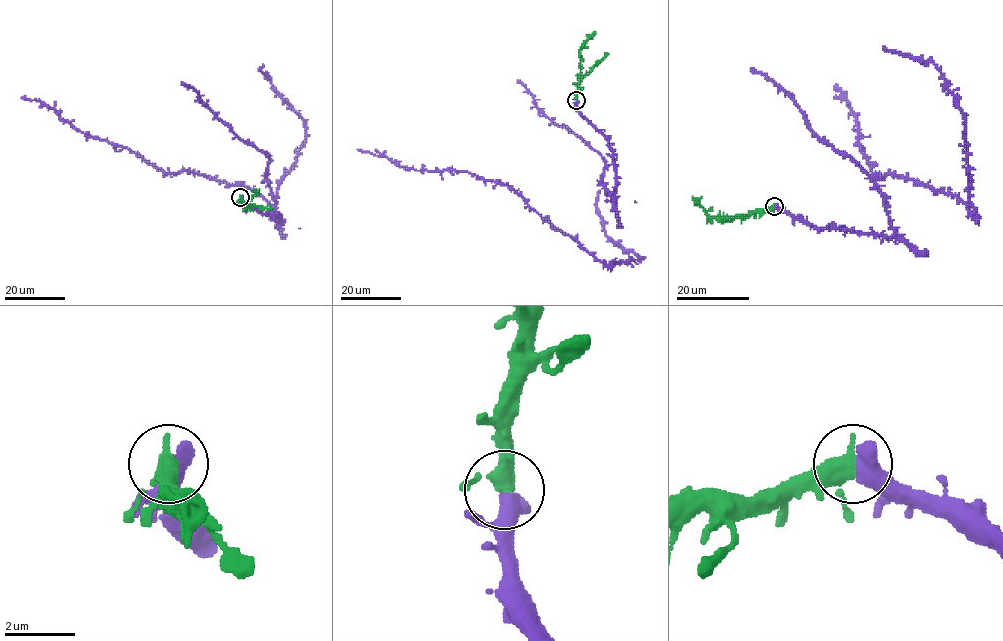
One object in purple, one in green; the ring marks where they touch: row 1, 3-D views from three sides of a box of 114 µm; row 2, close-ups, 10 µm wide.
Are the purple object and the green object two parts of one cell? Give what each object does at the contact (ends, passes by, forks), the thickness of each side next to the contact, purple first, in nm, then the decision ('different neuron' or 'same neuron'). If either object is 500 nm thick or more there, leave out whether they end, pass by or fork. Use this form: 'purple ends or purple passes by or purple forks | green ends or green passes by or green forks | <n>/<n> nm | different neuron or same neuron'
600/400 nm | same neuron

